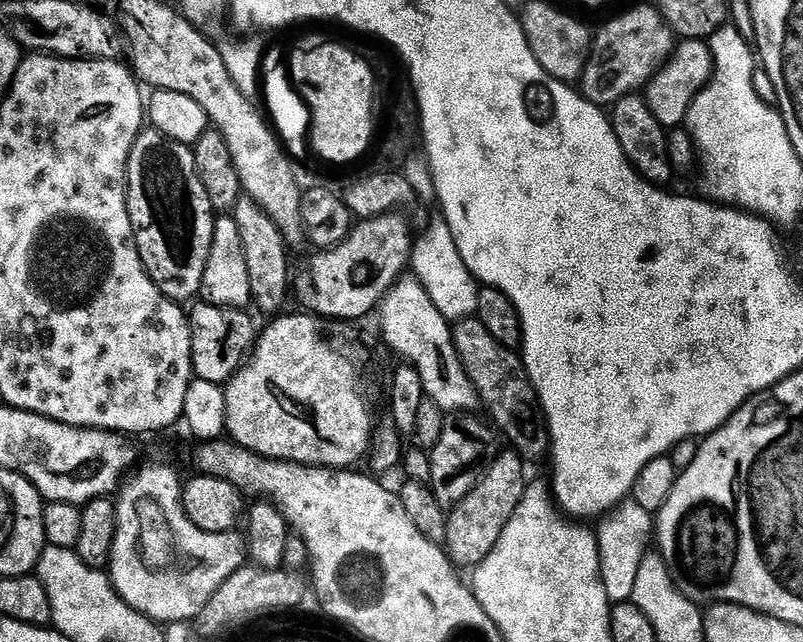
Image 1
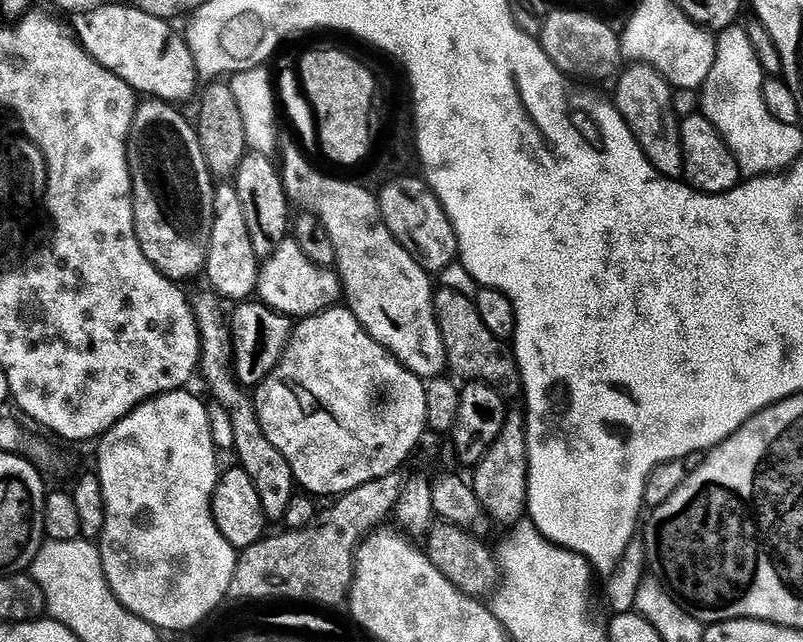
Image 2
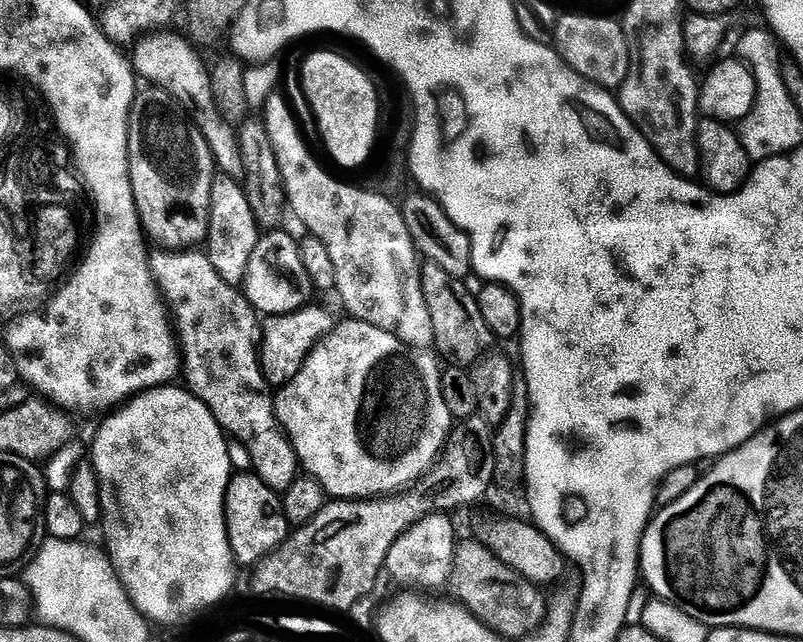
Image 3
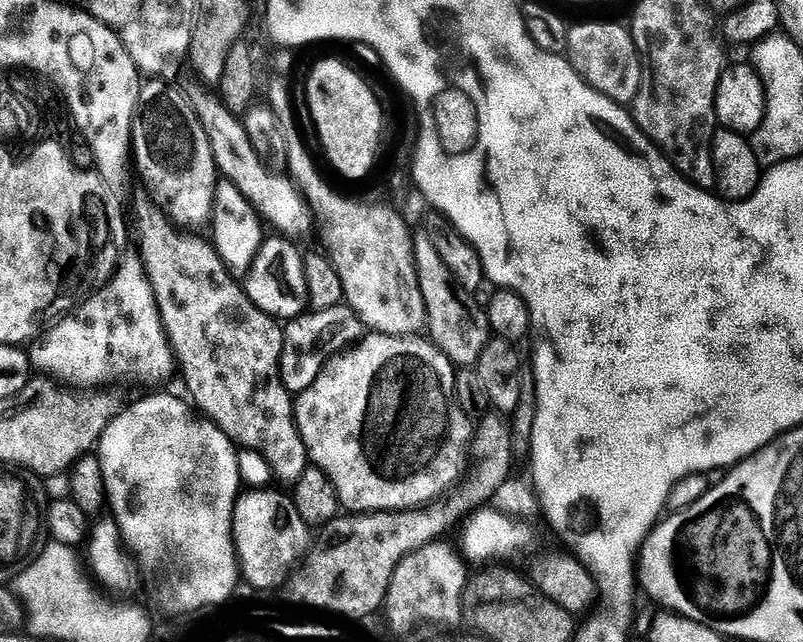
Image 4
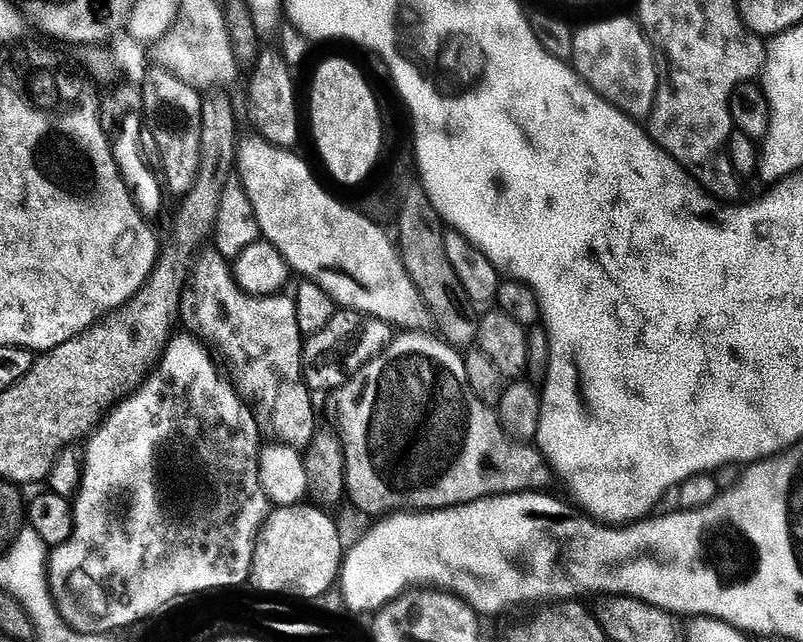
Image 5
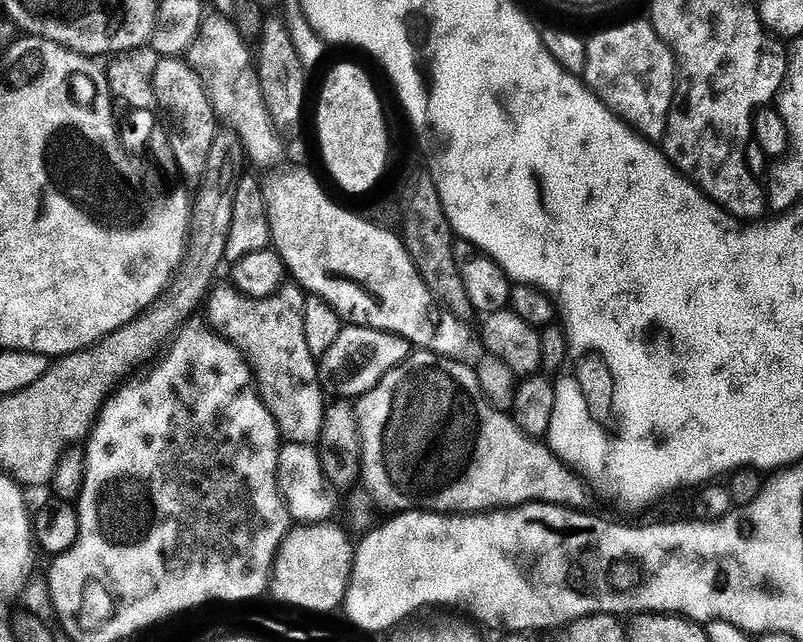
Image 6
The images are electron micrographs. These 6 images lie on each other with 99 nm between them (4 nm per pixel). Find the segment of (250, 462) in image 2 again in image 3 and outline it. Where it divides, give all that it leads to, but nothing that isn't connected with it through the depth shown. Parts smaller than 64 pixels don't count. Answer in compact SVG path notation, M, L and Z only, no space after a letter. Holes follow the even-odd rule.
M186 250L173 253L174 256L165 260L164 268L157 267L154 272L161 293L170 307L174 328L182 345L182 376L183 379L188 379L186 388L213 412L214 418L220 422L231 439L246 446L250 454L252 471L256 476L262 478L262 482L266 482L266 486L272 492L286 493L290 490L290 486L294 486L301 467L292 444L276 421L274 396L268 381L264 378L264 372L260 369L258 349L262 339L262 324L258 319L258 313L239 287L225 282L222 274L214 270L208 255L191 252Z

